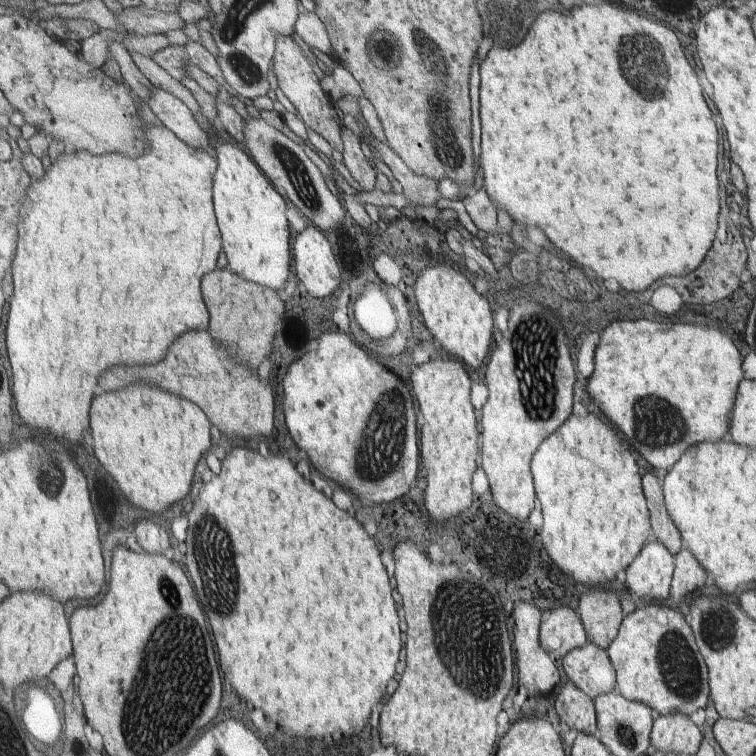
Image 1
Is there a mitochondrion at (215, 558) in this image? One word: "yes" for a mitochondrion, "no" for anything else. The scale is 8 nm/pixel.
yes

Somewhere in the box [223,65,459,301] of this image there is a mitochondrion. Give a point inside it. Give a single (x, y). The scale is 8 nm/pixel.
(296, 170)

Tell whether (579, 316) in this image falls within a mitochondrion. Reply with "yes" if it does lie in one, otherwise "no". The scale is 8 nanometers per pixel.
yes

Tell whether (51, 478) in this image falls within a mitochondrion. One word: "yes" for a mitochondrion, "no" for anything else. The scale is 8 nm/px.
yes

